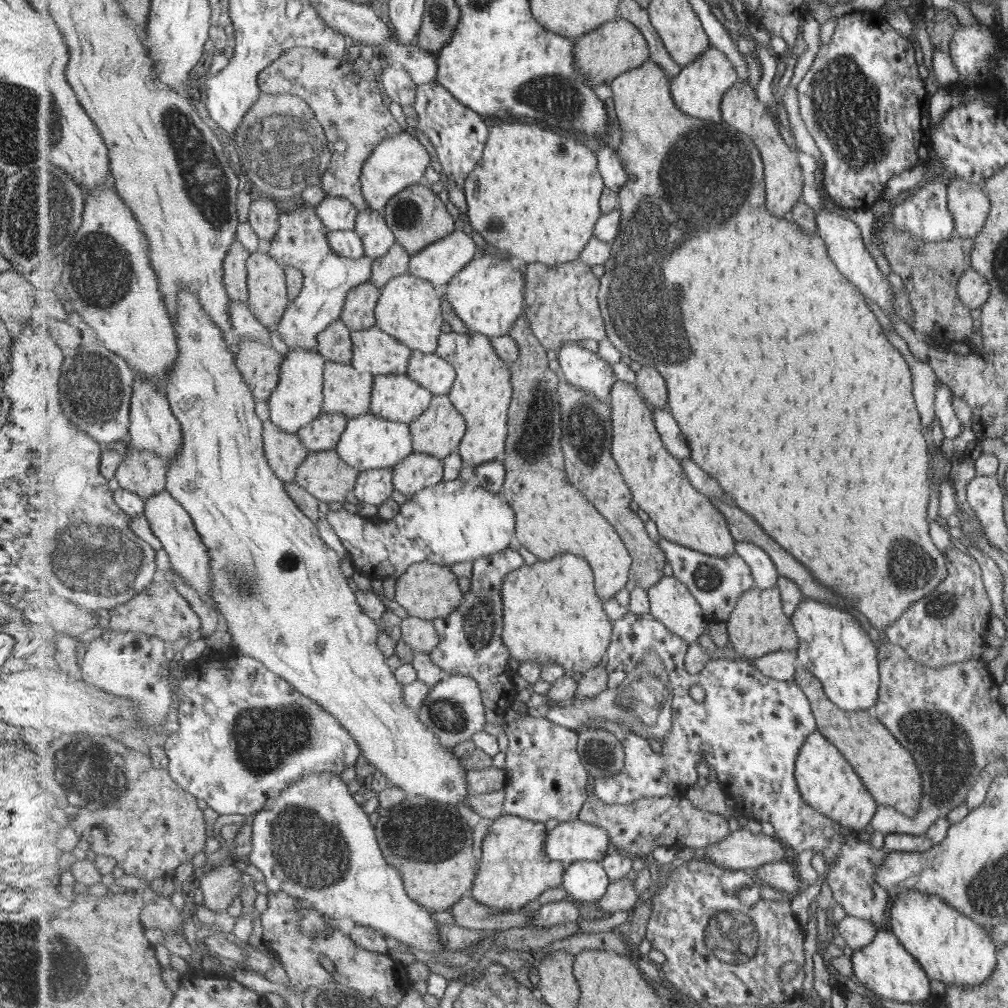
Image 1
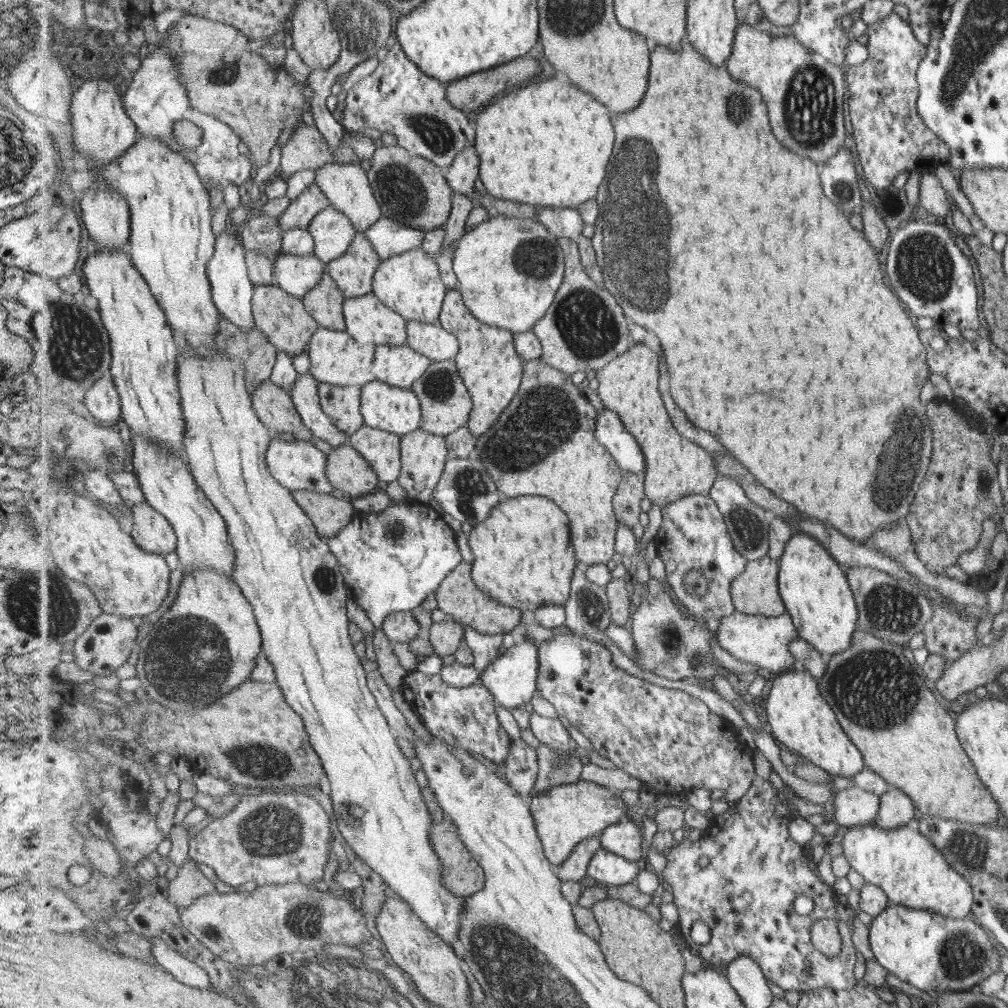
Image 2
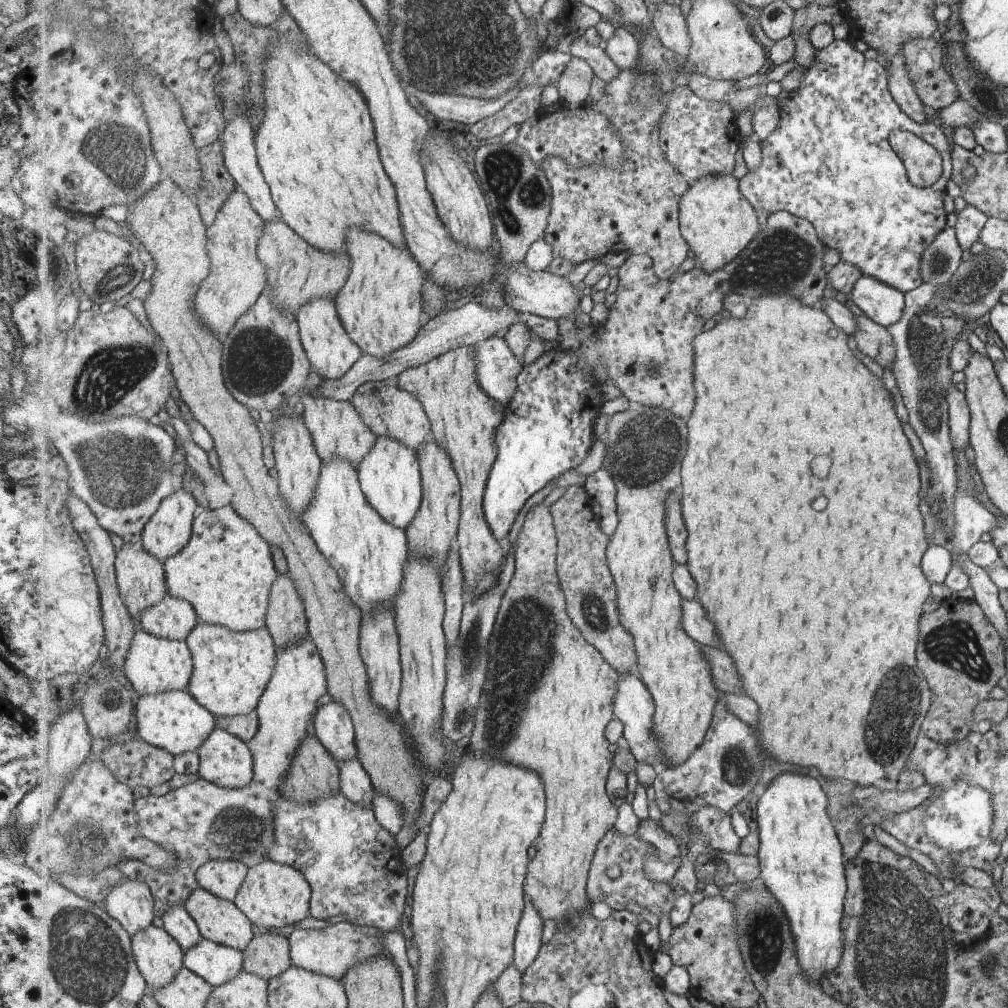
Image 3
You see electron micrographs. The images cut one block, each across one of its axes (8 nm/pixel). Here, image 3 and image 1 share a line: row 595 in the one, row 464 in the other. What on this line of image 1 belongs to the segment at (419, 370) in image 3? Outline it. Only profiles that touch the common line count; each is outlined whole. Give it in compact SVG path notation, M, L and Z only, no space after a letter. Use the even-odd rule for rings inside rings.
M452 330L443 333L439 337L436 353L447 362L451 362L458 371L449 396L467 422L466 436L458 449L464 462L477 466L502 459L509 436L510 406L514 401L511 364L499 358L489 336L474 331L467 334L459 334Z

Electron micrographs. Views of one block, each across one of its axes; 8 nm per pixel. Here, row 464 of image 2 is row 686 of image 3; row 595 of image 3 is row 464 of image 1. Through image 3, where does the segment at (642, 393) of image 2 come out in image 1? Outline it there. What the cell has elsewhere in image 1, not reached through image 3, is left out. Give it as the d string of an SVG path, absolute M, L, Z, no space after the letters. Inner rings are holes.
M617 381L610 398L613 410L611 456L622 470L633 501L654 522L659 537L719 558L733 556L736 540L724 514L710 497L694 486L681 460L667 450L655 424L654 412L637 385Z

